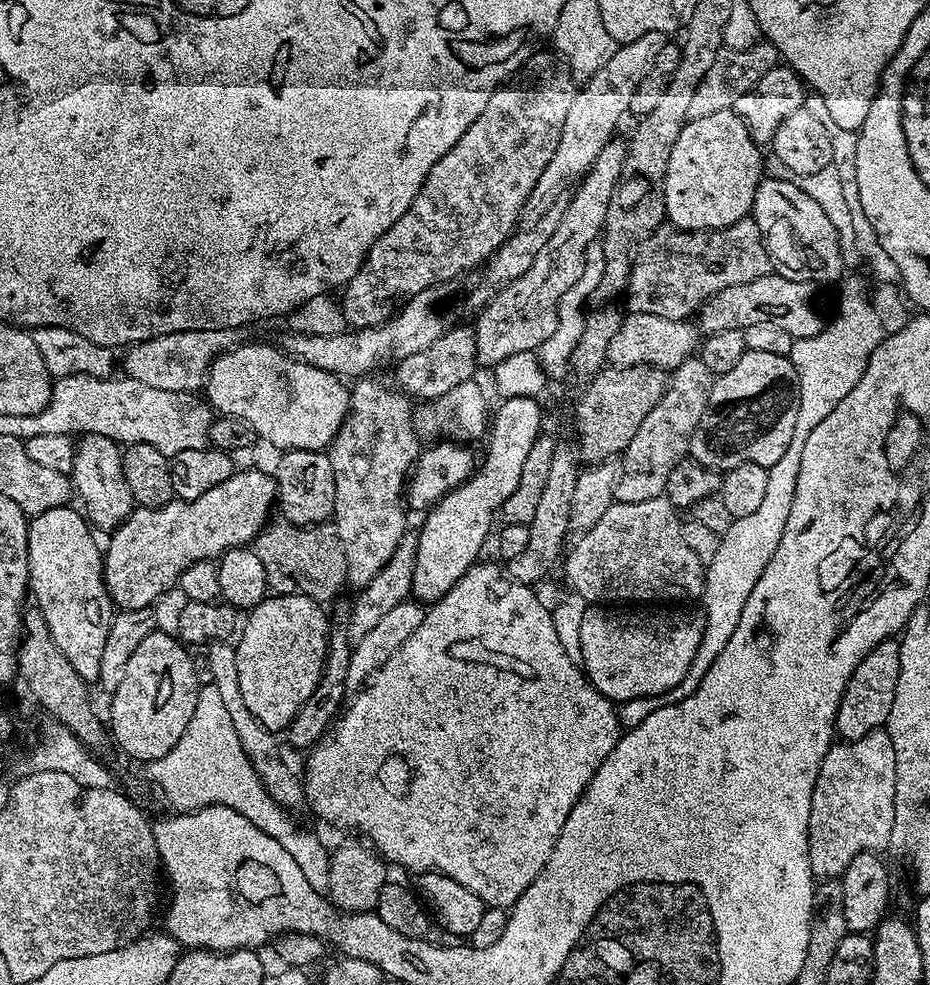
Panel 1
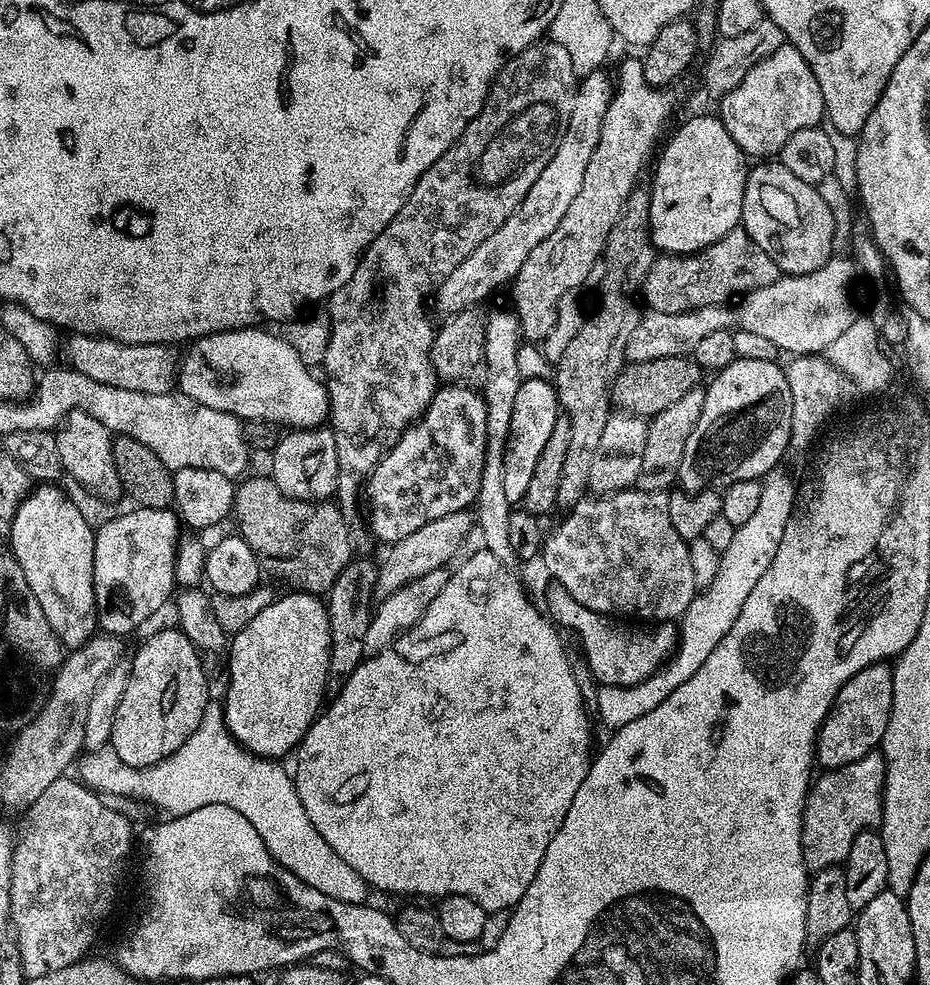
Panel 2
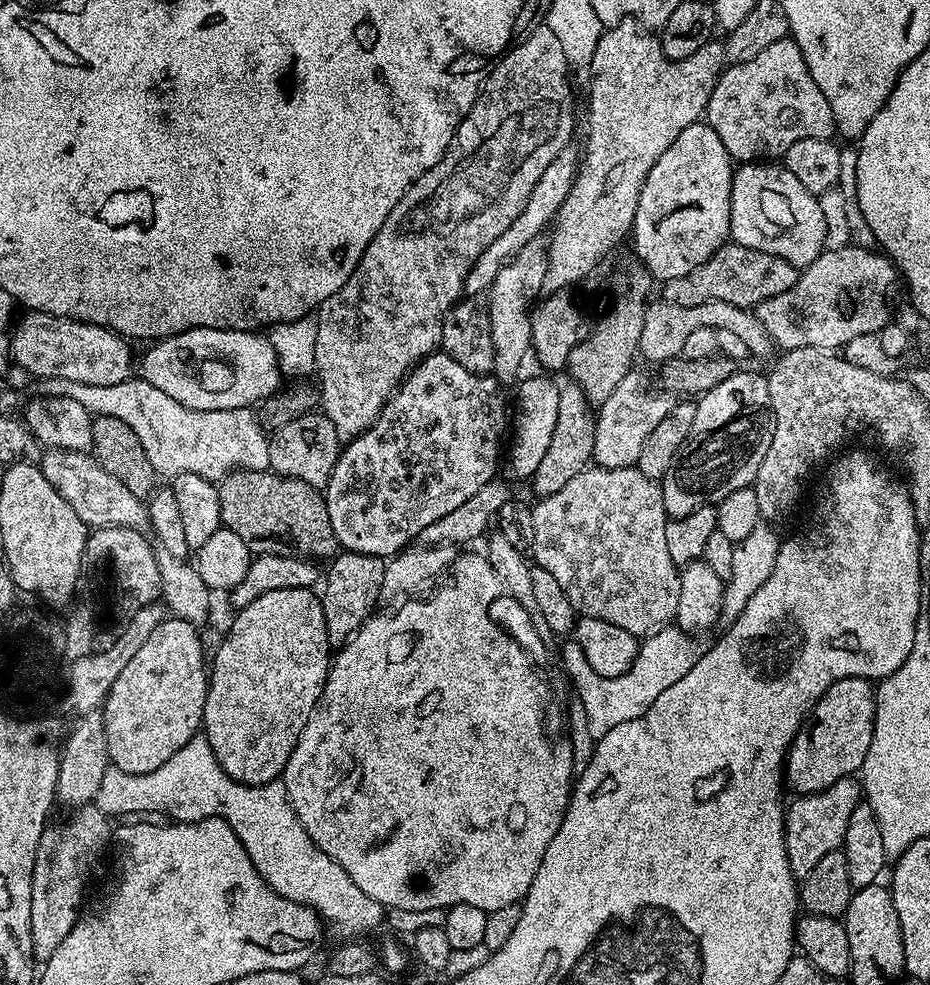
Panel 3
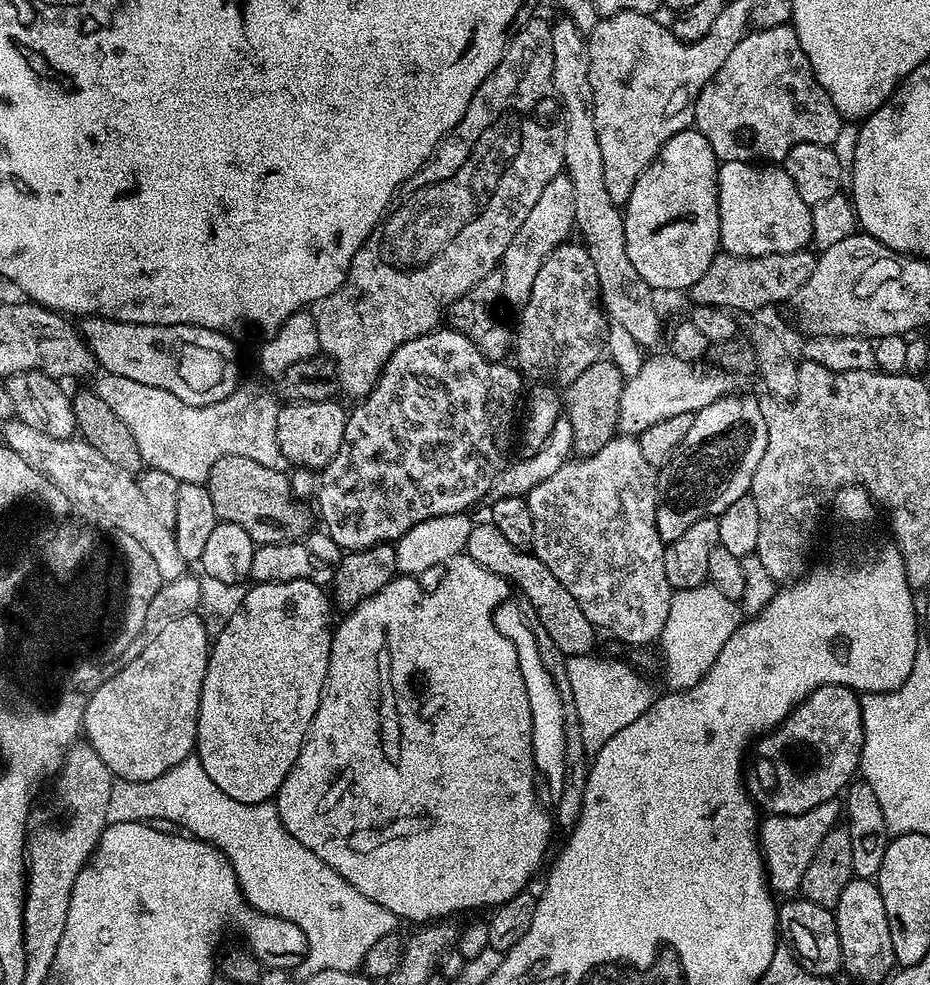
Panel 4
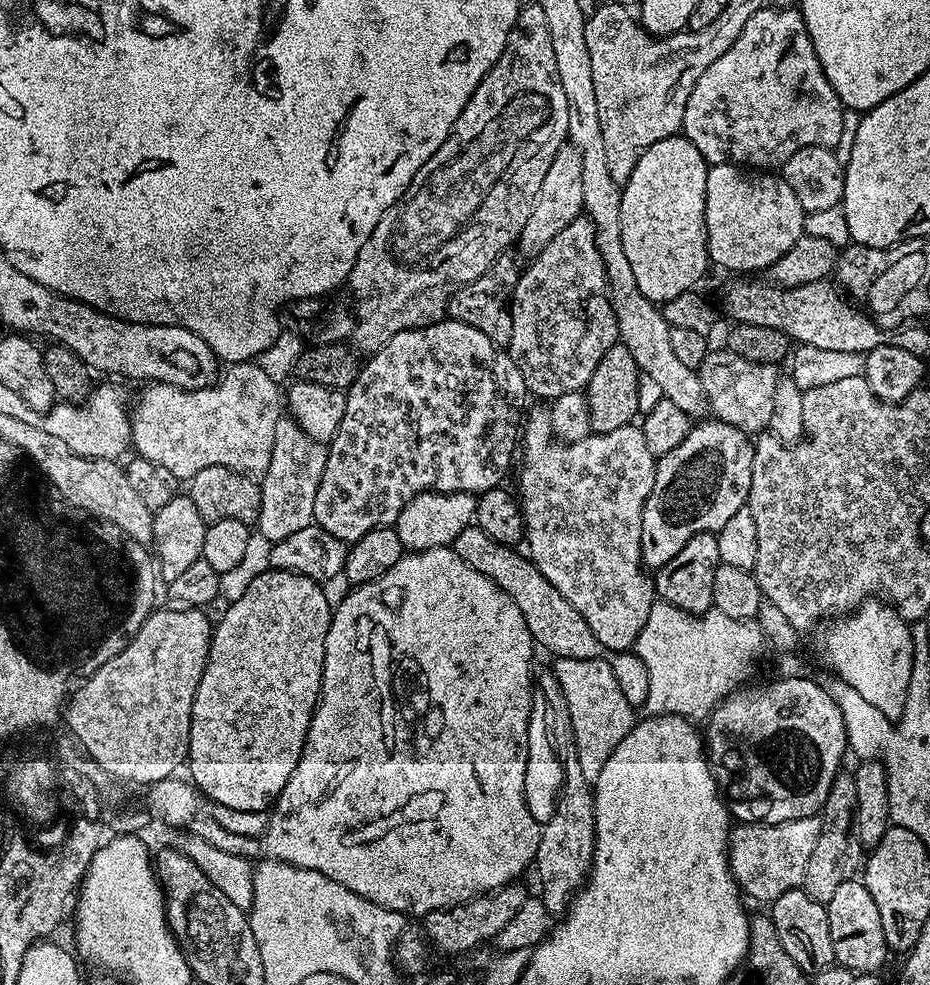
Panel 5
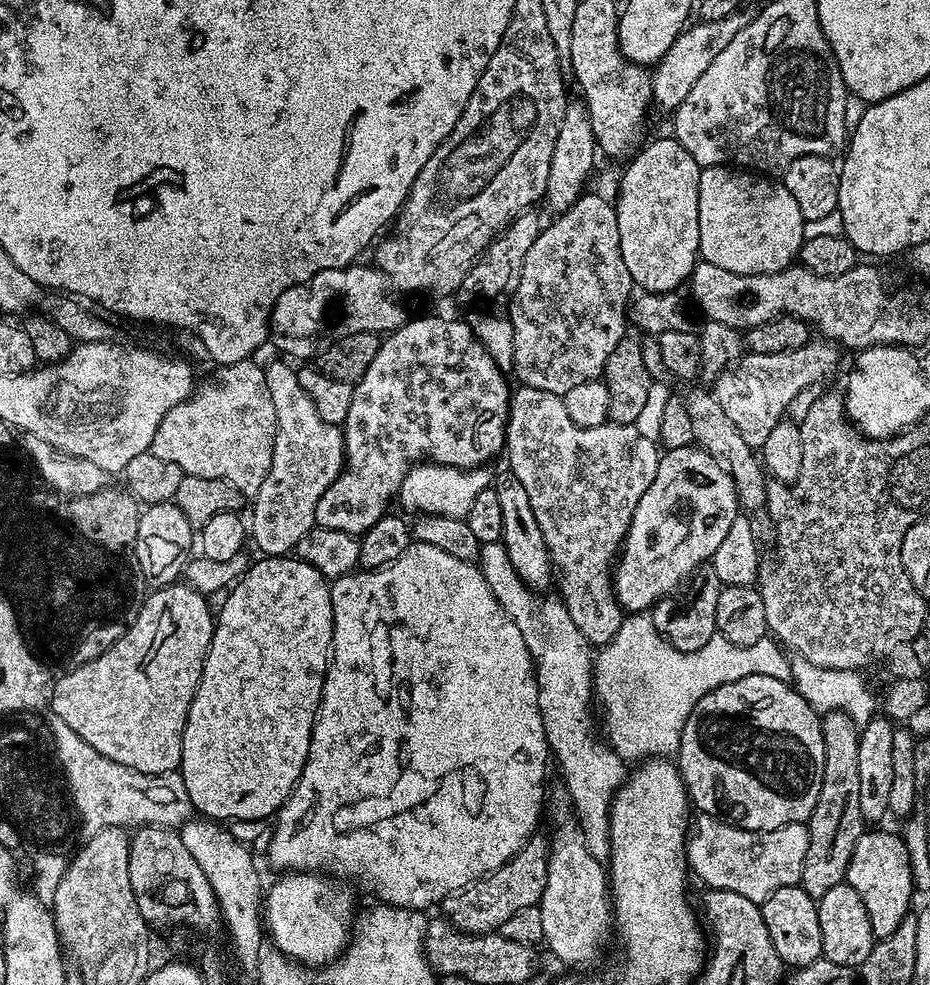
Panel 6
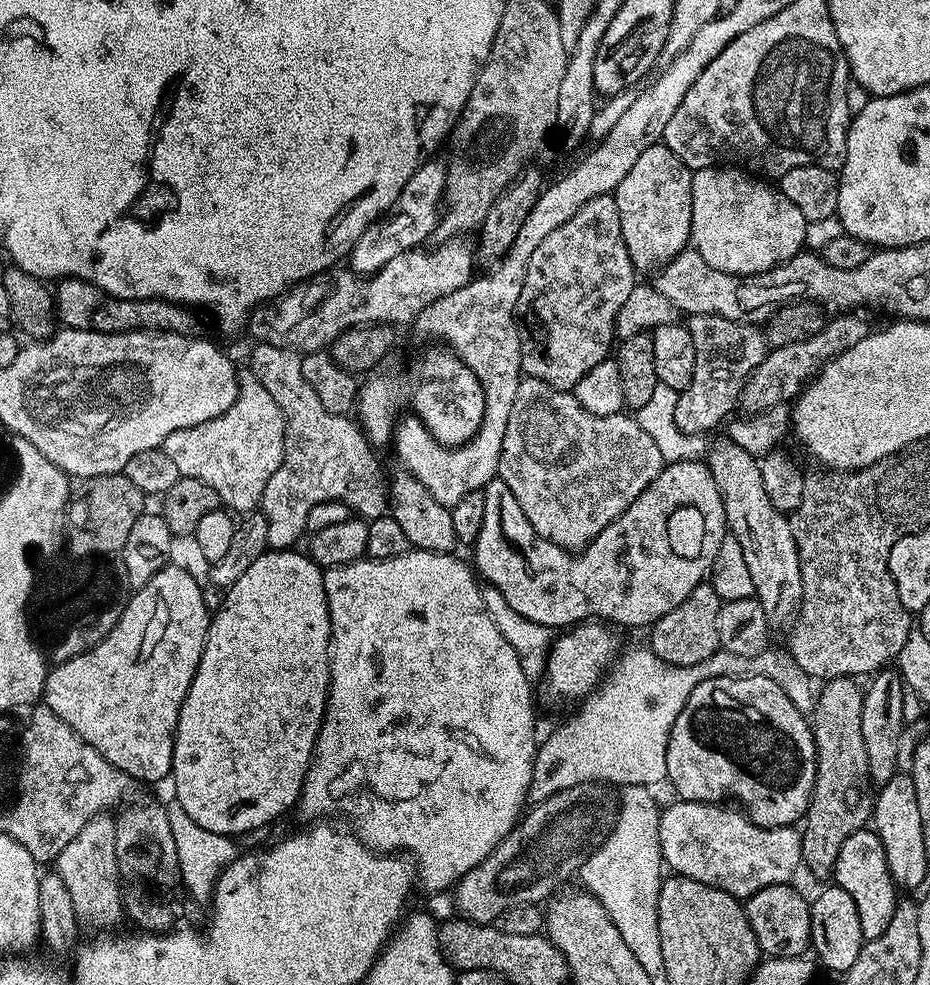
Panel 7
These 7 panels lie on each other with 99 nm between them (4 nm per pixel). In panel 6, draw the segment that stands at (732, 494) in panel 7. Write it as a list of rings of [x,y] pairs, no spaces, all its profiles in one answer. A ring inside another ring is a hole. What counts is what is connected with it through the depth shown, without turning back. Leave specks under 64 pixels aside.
[[[696,388],[689,396],[685,395],[683,401],[686,412],[690,414],[690,426],[694,426],[695,443],[721,461],[732,475],[732,481],[736,483],[736,498],[739,507],[748,514],[753,514],[752,512],[758,511],[759,508],[761,511],[768,499],[765,469],[757,453],[742,438],[738,426],[734,426],[726,410],[722,410],[722,402],[718,402],[715,391],[708,389],[707,392],[704,388]]]

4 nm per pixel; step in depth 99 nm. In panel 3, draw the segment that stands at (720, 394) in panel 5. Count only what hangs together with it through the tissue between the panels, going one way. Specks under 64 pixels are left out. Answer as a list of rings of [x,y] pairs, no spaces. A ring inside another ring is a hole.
[[[633,370],[618,382],[614,394],[606,398],[598,406],[595,413],[596,430],[594,436],[593,461],[601,468],[630,468],[640,463],[642,454],[642,442],[650,438],[650,430],[670,414],[674,400],[667,391],[659,390],[655,392],[652,388],[647,388],[648,380],[644,376],[639,376],[639,371]]]

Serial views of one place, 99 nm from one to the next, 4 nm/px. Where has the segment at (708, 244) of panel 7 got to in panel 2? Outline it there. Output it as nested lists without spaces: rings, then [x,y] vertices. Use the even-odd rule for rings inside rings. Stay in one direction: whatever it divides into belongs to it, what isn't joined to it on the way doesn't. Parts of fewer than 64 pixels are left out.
[[[756,162],[749,167],[740,222],[785,276],[809,276],[834,255],[834,214],[822,202],[819,187],[802,182],[779,162]]]

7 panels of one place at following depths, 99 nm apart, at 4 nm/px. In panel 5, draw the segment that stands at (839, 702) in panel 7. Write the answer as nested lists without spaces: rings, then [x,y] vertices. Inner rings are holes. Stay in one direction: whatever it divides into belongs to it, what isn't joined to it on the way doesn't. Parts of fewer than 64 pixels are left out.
[[[841,771],[830,786],[830,794],[826,798],[820,821],[822,834],[818,834],[818,842],[810,854],[810,863],[806,865],[806,874],[802,885],[804,892],[810,894],[818,903],[827,905],[830,898],[838,891],[842,882],[857,879],[866,856],[866,849],[860,844],[856,833],[856,807],[858,794],[854,790],[854,775],[851,771]]]

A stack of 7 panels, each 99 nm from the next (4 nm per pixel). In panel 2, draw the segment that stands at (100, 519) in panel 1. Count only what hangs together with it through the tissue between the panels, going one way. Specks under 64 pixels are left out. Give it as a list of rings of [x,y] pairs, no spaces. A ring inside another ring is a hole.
[[[82,410],[67,412],[54,432],[56,453],[60,467],[72,480],[77,480],[86,491],[100,500],[121,499],[122,489],[118,470],[114,466],[113,433],[109,432],[98,418],[90,418]]]

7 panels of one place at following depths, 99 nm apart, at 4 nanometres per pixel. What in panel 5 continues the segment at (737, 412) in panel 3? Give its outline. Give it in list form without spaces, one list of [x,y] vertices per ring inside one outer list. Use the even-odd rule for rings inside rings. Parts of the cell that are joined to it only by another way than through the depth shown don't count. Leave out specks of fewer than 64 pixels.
[[[715,418],[700,423],[686,434],[682,446],[656,461],[654,486],[642,510],[642,552],[649,569],[670,562],[694,534],[720,532],[726,521],[747,505],[754,462],[753,437]]]

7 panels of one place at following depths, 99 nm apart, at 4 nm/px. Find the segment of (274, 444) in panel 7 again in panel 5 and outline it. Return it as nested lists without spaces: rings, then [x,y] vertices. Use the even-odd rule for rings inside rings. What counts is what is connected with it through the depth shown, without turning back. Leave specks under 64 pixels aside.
[[[256,362],[227,365],[222,379],[210,388],[190,390],[173,384],[153,383],[145,388],[148,389],[130,412],[135,455],[150,458],[150,462],[158,462],[158,466],[166,466],[166,470],[180,482],[191,480],[198,470],[206,470],[206,466],[226,466],[245,474],[263,474],[270,466],[270,456],[274,454],[274,430],[278,430],[282,415],[282,388]]]

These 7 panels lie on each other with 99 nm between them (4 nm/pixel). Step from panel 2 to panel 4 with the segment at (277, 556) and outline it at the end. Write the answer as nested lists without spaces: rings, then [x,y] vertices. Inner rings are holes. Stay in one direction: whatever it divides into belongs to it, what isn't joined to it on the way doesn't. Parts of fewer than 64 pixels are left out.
[[[230,454],[226,458],[218,458],[218,462],[214,462],[214,466],[210,466],[206,487],[211,501],[214,502],[214,514],[216,515],[217,521],[234,522],[234,526],[242,526],[242,530],[246,530],[246,534],[250,534],[250,538],[258,546],[261,544],[289,544],[290,541],[299,540],[300,537],[307,536],[309,532],[313,531],[314,524],[312,524],[311,514],[300,505],[303,503],[292,493],[292,481],[289,473],[287,471],[284,473],[284,470],[280,468],[262,466],[262,462],[254,462],[254,458],[242,458],[242,454]]]

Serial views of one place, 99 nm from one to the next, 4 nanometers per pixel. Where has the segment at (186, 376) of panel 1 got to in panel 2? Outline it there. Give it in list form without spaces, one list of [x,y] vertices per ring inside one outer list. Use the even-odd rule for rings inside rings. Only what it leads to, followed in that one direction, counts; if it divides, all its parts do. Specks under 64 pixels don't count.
[[[72,334],[66,340],[67,363],[76,372],[94,378],[106,386],[118,386],[118,390],[138,390],[142,394],[171,393],[174,377],[178,372],[178,360],[171,356],[163,344],[123,344],[108,336]]]

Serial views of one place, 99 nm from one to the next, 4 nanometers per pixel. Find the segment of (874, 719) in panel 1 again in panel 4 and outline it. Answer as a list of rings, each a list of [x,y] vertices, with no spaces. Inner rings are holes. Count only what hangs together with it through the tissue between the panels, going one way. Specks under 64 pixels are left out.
[[[823,684],[807,696],[782,724],[773,728],[770,734],[759,737],[755,745],[756,761],[752,764],[756,771],[756,788],[760,791],[759,807],[774,816],[793,816],[806,814],[806,810],[814,810],[814,806],[822,806],[822,802],[837,799],[857,775],[863,741],[862,710],[856,689],[841,684]]]

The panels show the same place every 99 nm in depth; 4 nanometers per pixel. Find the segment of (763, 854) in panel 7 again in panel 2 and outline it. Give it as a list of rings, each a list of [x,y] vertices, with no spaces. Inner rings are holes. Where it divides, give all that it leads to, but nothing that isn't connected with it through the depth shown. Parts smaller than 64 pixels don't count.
[[[874,750],[850,766],[842,766],[817,775],[808,789],[802,822],[802,858],[809,873],[843,865],[850,854],[850,842],[860,832],[875,829],[882,818],[884,801],[884,757]]]

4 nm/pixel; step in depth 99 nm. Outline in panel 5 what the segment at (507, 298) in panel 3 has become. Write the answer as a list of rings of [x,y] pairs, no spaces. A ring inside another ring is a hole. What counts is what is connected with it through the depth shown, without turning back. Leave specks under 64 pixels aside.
[[[565,144],[550,164],[546,175],[542,178],[541,189],[534,198],[534,207],[522,228],[522,234],[517,240],[517,247],[526,258],[537,256],[546,248],[547,243],[564,230],[570,222],[583,213],[583,175],[582,158],[575,147]]]

